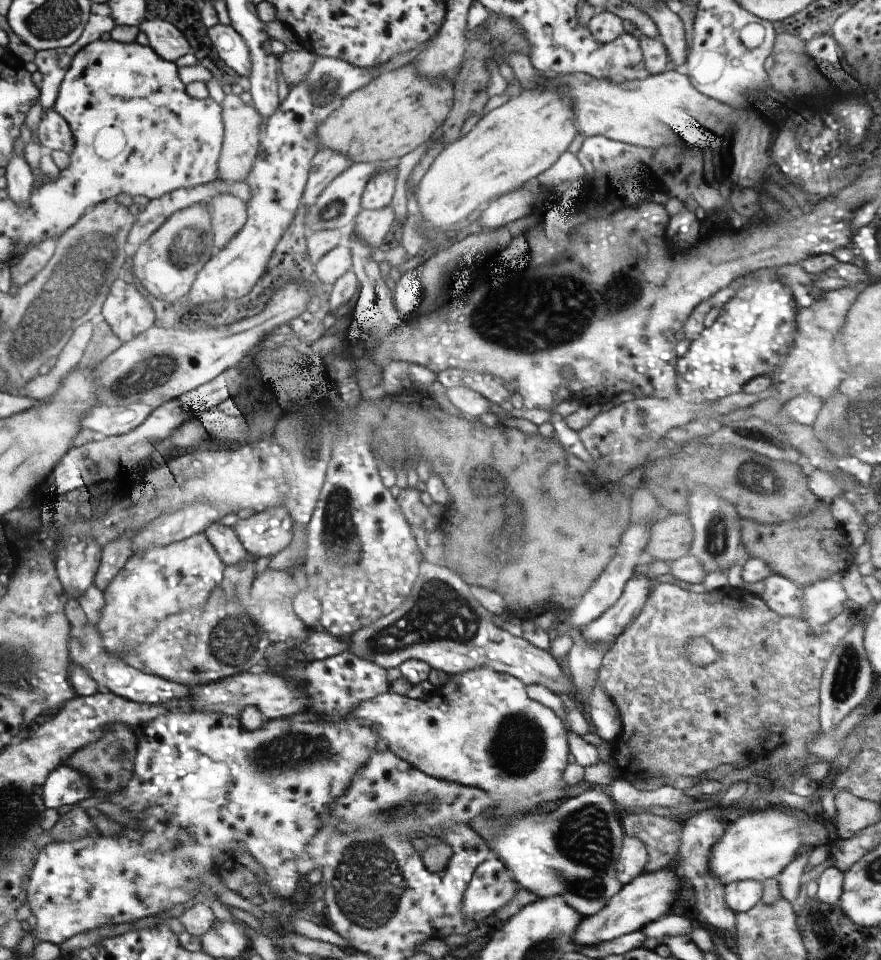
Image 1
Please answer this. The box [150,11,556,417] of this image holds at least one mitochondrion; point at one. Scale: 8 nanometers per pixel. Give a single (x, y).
(321, 91)

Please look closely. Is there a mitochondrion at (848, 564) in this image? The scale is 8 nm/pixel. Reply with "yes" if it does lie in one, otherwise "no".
no

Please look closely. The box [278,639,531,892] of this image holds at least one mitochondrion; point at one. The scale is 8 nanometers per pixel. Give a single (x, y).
(412, 817)

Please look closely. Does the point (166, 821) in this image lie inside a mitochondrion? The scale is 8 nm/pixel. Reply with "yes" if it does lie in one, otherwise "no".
no

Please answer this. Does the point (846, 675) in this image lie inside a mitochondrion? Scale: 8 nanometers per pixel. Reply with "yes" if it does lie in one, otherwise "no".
yes

